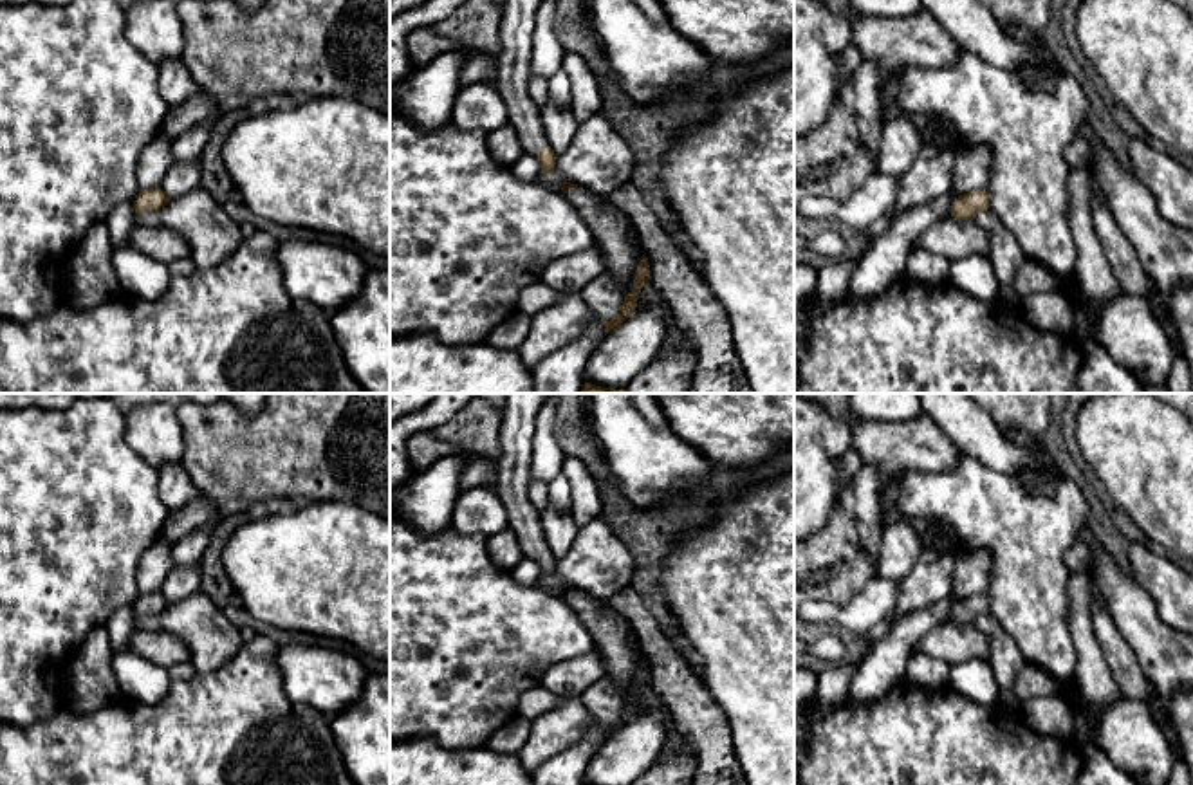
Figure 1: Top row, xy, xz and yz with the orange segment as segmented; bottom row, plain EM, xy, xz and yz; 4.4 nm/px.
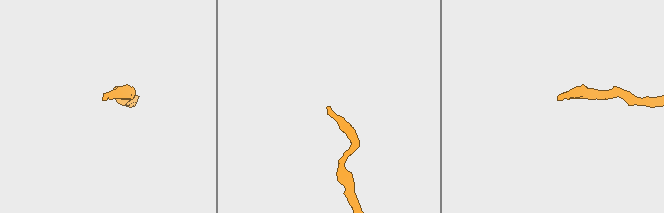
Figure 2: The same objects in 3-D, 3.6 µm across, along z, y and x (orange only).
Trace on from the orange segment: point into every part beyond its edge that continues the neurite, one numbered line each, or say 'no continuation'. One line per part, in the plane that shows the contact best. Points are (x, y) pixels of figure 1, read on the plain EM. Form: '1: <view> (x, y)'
1: xz (518, 417)

